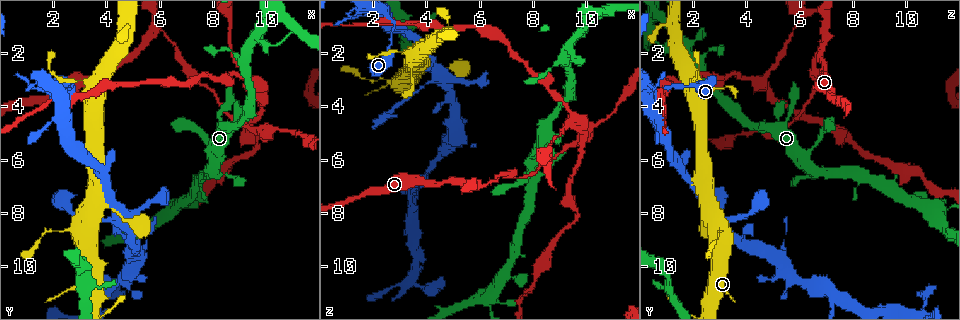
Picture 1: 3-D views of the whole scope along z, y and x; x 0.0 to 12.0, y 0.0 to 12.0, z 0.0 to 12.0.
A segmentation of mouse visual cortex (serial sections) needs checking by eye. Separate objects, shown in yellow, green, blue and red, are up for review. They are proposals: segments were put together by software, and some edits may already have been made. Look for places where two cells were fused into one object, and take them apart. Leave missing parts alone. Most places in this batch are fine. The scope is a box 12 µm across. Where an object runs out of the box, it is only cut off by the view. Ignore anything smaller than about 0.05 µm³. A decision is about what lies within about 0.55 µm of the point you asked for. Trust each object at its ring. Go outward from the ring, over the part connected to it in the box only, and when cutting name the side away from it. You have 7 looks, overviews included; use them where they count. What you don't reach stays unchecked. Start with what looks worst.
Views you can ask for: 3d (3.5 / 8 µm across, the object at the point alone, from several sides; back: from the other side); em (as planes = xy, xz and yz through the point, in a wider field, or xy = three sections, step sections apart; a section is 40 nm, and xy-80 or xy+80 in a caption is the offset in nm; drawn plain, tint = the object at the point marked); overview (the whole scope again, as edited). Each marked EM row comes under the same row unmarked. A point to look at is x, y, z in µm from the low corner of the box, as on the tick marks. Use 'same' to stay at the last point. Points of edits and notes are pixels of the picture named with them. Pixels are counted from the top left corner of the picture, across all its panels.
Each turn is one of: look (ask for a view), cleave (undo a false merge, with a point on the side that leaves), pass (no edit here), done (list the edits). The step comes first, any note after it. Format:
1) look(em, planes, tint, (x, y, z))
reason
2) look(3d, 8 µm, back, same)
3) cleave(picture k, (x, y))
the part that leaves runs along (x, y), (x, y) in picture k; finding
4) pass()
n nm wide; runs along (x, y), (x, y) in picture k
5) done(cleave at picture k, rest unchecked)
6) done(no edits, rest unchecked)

look(3d, 3.5 µm, (5.9, 1.1, 7.0))
sharp bend

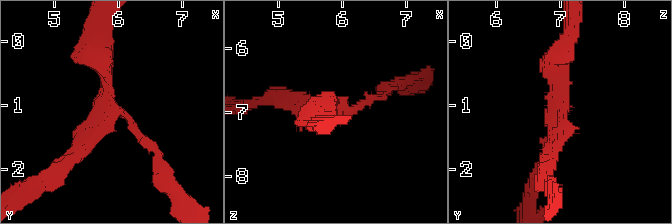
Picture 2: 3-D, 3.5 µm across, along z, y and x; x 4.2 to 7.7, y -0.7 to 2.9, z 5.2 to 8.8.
look(em, xy, step 2, tint, (5.90, 1.10, 6.95))
3 arms; arms of 150, 200, 300 nm

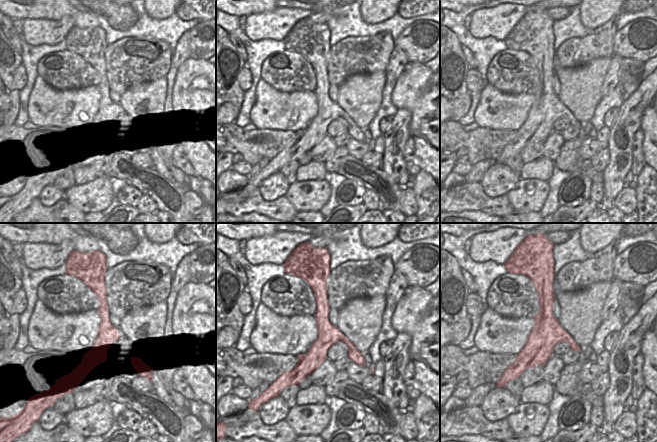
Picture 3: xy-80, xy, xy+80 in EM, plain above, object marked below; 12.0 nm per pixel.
pass()
runs along (67, 162), (110, 113), (123, 113), (156, 153) in picture 2; one cell here

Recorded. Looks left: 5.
look(3d, 3.5 µm, (8.8, 4.5, 5.1))
calibre changes

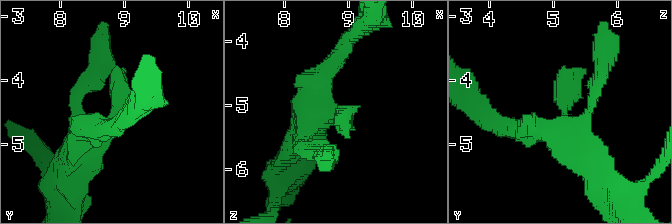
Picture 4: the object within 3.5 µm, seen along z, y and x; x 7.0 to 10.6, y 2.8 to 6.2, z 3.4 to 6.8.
look(em, xy, step 3, tint, (8.85, 4.50, 5.15))
need the tissue

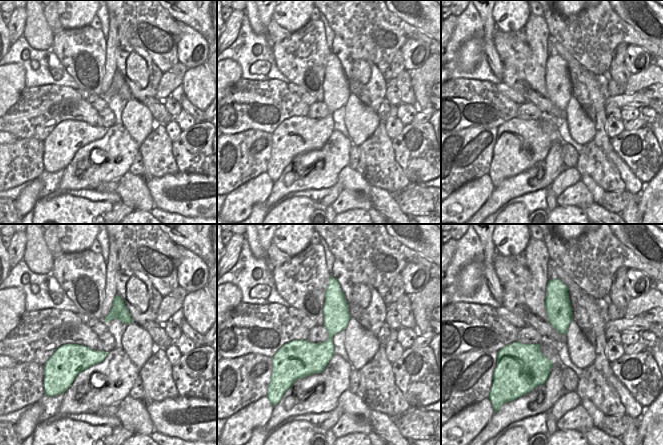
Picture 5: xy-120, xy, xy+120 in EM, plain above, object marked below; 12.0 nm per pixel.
pass()
runs along (335, 293), (329, 343), (306, 372) in picture 5; continuous, no second cell

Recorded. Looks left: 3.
look(3d, 3.5 µm, (8.8, 2.1, 2.5))
calibre changes

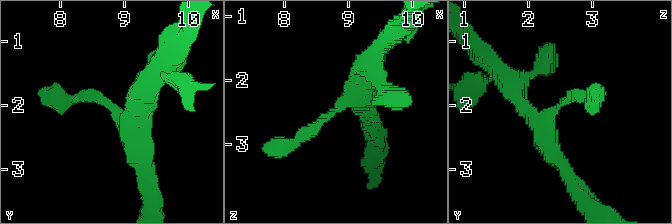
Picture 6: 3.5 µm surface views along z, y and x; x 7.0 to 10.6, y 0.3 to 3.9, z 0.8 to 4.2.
look(em, xy, step 1, tint, (8.85, 2.05, 2.45))
need the tissue

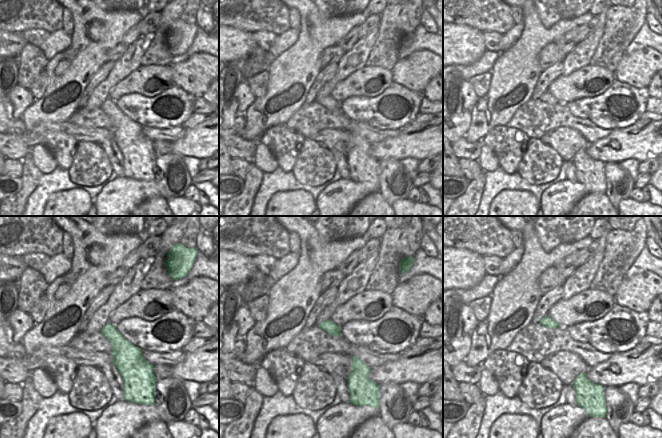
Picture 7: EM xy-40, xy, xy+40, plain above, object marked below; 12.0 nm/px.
pass()
runs along (140, 157), (106, 102), (60, 98) in picture 6; all the same cell

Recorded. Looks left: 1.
done(no edits, rest unchecked)

